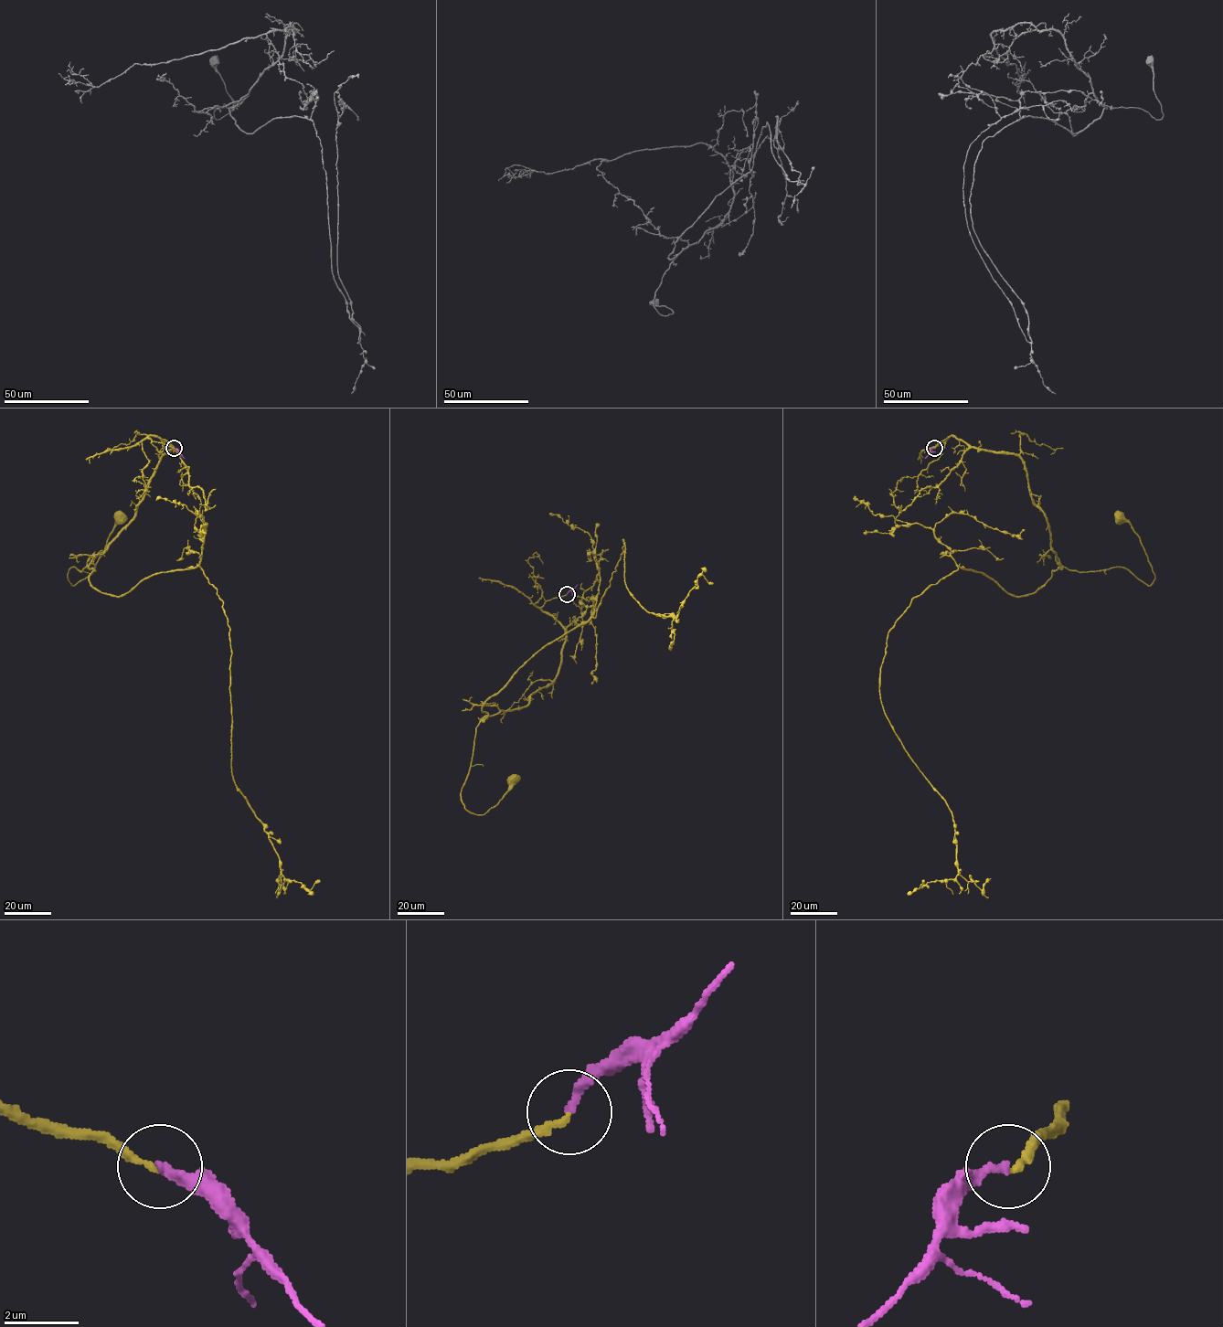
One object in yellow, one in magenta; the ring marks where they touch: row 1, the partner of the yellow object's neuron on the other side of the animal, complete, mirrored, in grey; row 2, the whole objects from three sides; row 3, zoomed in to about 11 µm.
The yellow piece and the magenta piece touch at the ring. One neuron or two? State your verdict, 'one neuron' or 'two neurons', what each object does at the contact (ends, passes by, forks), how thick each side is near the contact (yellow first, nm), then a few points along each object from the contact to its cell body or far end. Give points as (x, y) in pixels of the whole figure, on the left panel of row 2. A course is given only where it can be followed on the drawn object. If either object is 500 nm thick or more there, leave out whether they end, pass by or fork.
two neurons | yellow ends | magenta ends | 170/220 nm | yellow via (174, 448), (148, 437), (171, 449), (132, 520), (81, 572), (68, 572), (72, 586), (91, 572), (121, 516) | magenta via (174, 448), (185, 458)

